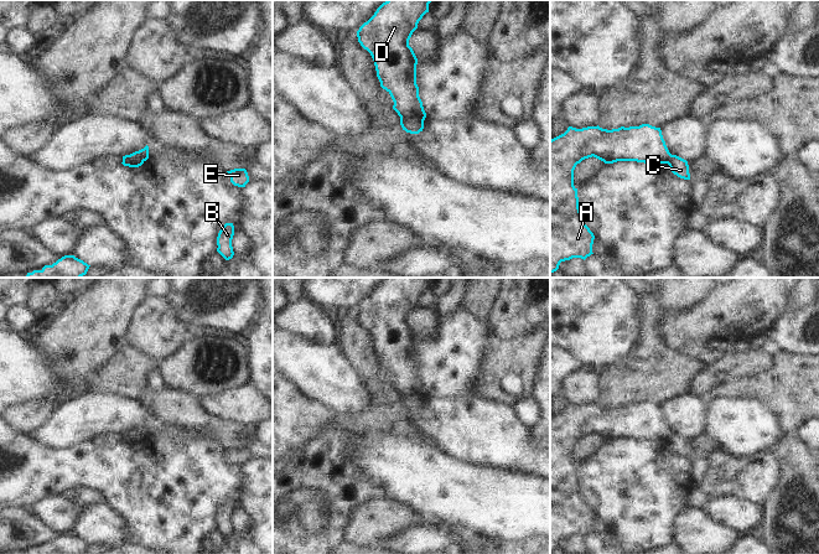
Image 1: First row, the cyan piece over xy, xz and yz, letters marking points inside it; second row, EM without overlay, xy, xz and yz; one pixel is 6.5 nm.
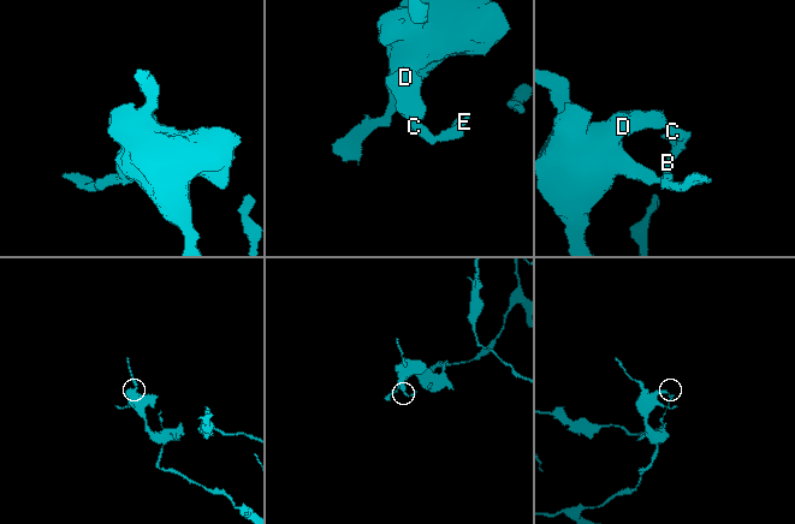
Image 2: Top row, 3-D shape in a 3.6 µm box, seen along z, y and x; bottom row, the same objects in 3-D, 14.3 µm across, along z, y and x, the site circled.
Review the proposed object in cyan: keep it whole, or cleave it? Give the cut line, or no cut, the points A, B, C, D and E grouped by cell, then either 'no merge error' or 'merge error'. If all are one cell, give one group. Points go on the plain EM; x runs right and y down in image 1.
cut xz (400, 395), (419, 395), (423, 398); groups A D / B C E; merge error

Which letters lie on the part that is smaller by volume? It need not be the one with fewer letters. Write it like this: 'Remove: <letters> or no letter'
Remove: B, C, E

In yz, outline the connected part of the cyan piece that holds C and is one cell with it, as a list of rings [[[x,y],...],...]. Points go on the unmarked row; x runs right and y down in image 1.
[[[672,433],[667,441],[674,452],[684,457],[690,457],[689,442],[686,437],[677,433]]]

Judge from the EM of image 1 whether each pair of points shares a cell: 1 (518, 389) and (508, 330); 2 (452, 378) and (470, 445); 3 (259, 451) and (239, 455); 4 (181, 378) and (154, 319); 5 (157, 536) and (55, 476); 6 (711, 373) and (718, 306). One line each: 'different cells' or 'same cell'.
1: different cells
2: different cells
3: same cell
4: different cells
5: same cell
6: different cells

